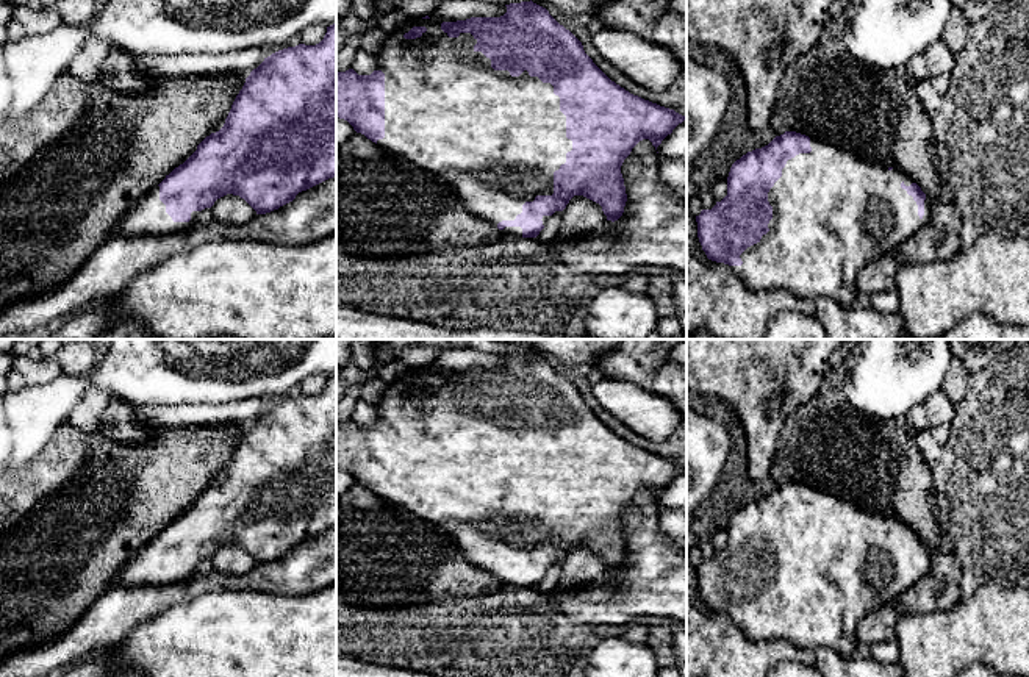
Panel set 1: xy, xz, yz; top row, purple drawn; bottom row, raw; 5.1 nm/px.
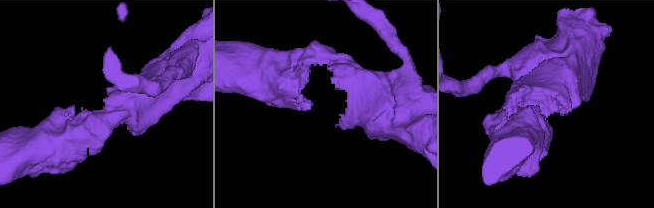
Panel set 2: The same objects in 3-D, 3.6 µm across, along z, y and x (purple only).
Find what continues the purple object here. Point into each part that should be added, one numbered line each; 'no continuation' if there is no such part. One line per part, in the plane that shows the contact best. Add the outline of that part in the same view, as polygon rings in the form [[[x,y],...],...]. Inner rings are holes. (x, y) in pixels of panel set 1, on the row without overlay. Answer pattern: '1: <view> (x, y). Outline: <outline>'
1: xz (498, 490). Outline: [[[416,367],[388,385],[375,403],[377,421],[385,424],[385,488],[377,494],[447,530],[469,563],[497,577],[502,571],[514,571],[525,552],[554,544],[554,522],[566,513],[572,491],[566,488],[566,466],[560,461],[554,436],[530,427],[527,421],[519,427],[494,421],[491,410],[474,400],[475,394],[471,383],[449,388],[441,374]],[[413,377],[425,377],[427,381],[405,389],[403,385]]]

